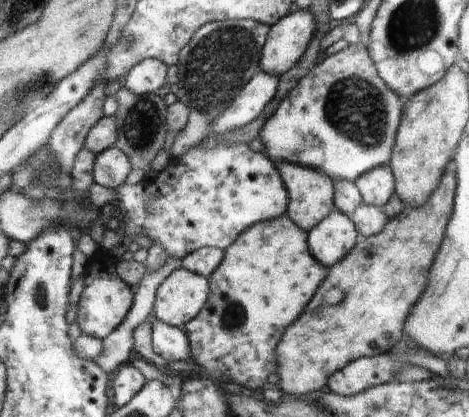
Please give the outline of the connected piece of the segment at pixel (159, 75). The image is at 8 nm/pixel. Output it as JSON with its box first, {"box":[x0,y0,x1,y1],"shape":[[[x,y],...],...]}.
{"box":[125,60,168,96],"shape":[[[143,60],[125,75],[125,87],[138,96],[162,93],[168,87],[166,69],[159,60]]]}

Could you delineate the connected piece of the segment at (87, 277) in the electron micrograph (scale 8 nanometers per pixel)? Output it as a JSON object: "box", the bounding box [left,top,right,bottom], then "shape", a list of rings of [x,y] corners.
{"box":[75,255,133,341],"shape":[[[98,255],[88,260],[82,277],[85,287],[77,302],[78,312],[75,321],[78,323],[82,335],[96,337],[103,341],[127,318],[133,306],[132,292],[118,276],[114,266],[104,267],[103,261]]]}

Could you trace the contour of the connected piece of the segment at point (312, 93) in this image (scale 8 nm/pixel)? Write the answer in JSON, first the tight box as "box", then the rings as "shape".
{"box":[261,43,405,182],"shape":[[[361,43],[326,56],[305,74],[282,99],[274,114],[261,128],[263,153],[272,162],[287,162],[318,169],[334,181],[354,182],[359,176],[382,166],[389,166],[391,150],[403,115],[405,99],[386,86],[369,50]]]}

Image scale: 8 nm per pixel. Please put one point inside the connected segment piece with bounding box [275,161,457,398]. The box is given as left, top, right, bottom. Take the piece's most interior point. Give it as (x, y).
(382, 277)

